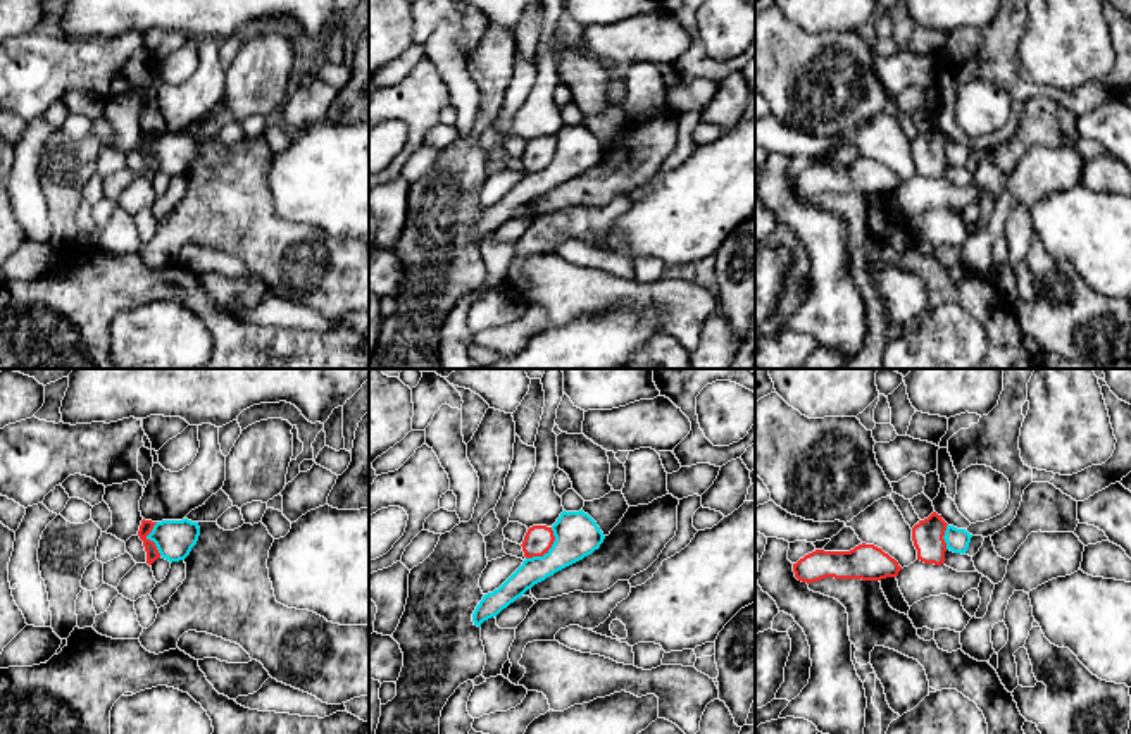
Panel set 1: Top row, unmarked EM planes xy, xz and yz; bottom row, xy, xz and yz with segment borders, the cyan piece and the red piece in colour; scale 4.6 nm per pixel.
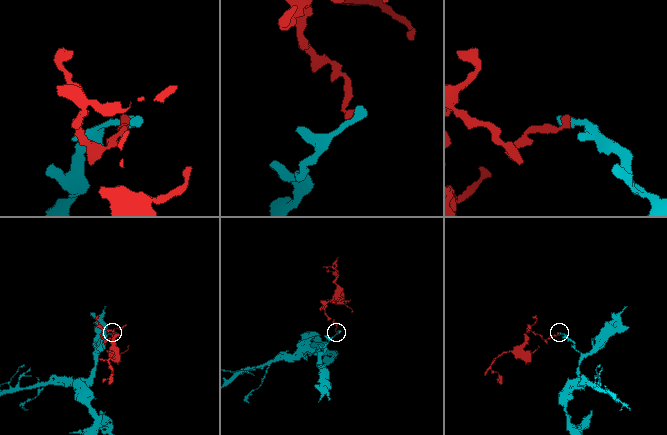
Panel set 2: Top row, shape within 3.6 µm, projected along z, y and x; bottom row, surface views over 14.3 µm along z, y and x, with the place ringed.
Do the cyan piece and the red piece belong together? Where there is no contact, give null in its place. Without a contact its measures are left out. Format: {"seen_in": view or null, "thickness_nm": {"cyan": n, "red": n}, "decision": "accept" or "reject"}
{"seen_in": "xz", "thickness_nm": {"cyan": 200, "red": 140}, "decision": "reject"}

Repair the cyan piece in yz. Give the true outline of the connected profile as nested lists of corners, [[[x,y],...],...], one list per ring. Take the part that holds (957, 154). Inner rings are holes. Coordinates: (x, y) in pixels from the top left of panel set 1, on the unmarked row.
[[[947,140],[945,145],[945,157],[947,157],[947,164],[953,165],[953,167],[965,167],[969,162],[972,148],[969,148],[965,143],[957,143],[953,140]]]

